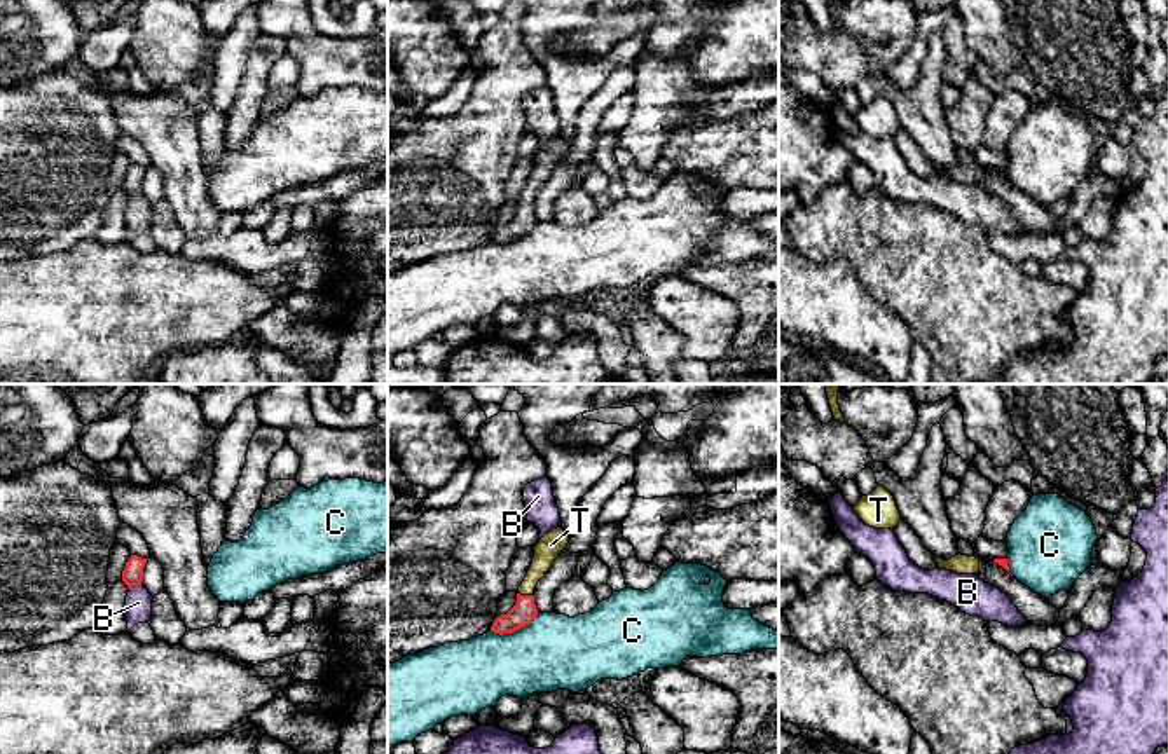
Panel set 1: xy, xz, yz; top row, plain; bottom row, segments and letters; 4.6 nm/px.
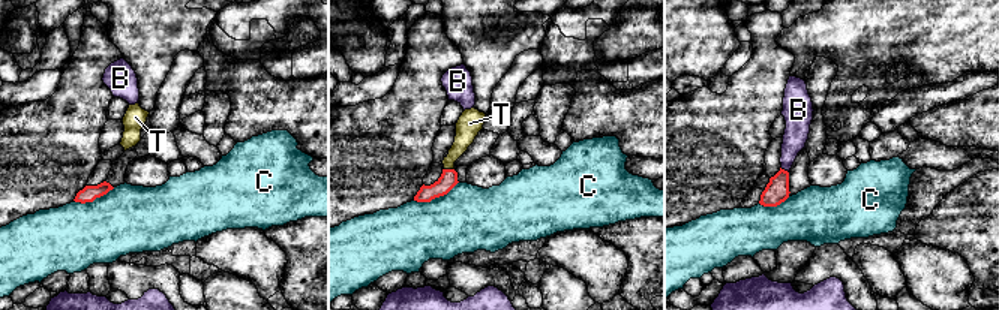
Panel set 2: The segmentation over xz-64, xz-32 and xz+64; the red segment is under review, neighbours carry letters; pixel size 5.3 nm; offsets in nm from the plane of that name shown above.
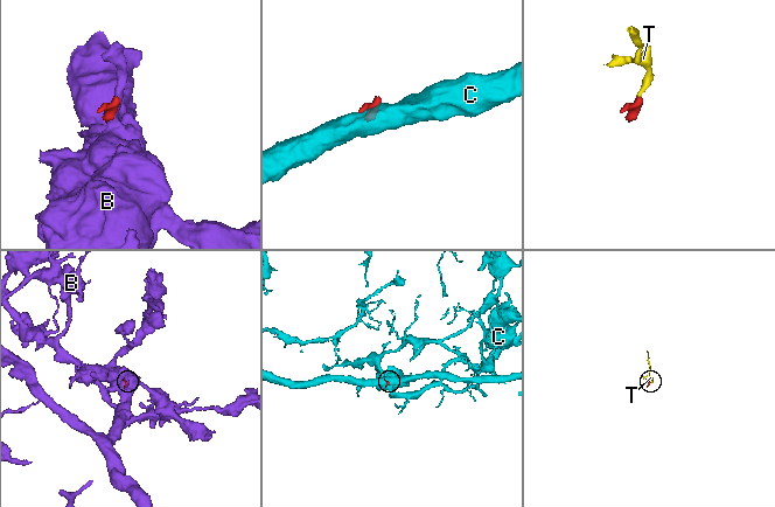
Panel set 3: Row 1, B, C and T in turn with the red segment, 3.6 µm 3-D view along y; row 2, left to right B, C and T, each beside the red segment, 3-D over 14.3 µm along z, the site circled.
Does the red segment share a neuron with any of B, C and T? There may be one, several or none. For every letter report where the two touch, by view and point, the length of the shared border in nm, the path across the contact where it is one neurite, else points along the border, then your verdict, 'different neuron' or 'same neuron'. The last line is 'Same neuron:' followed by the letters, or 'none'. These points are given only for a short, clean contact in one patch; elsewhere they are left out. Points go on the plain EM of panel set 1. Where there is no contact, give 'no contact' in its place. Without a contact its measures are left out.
B: meets red in xy at (135, 194); contact 60 nm long; border along xy (140, 192), (130, 198); different neuron
C: meets red in xz at (514, 239); contact 240 nm long; different neuron
T: meets red in xz at (526, 205); contact 80 nm long; same neuron
Same neuron: T

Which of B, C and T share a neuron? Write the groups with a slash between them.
B / C / T

